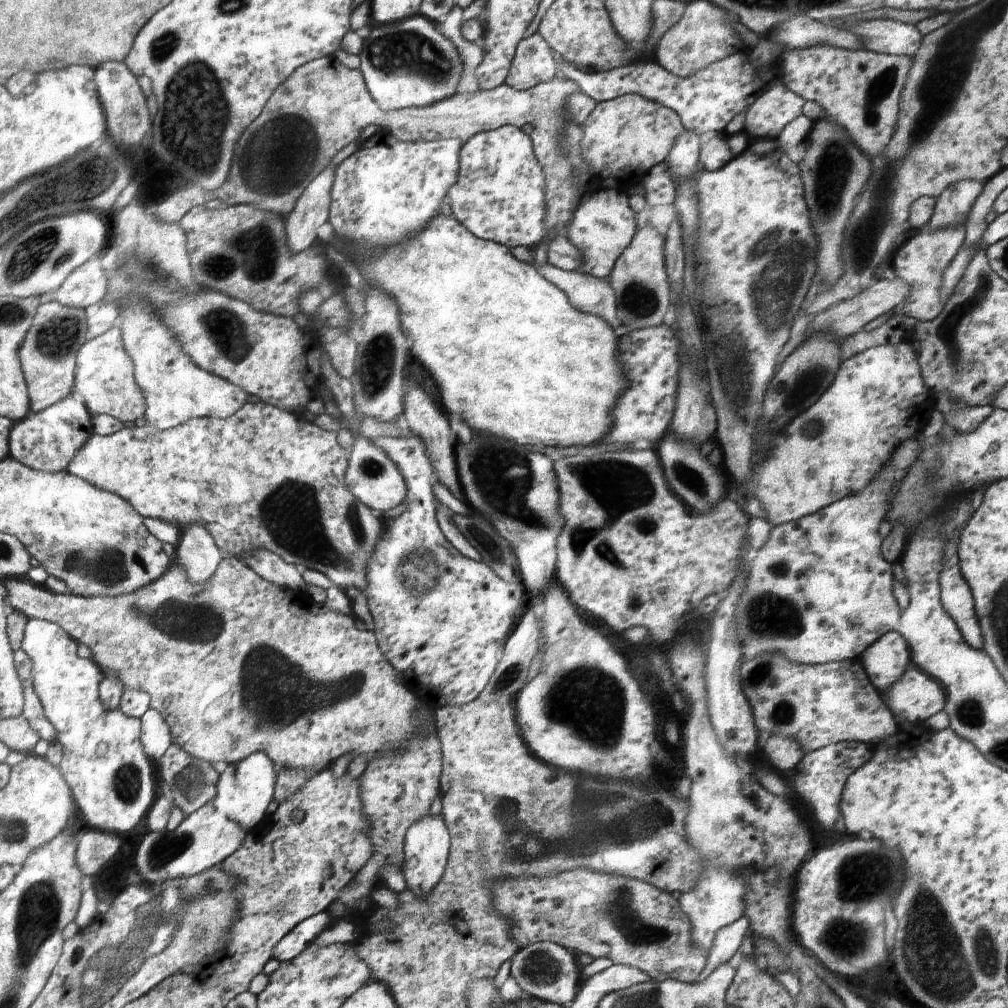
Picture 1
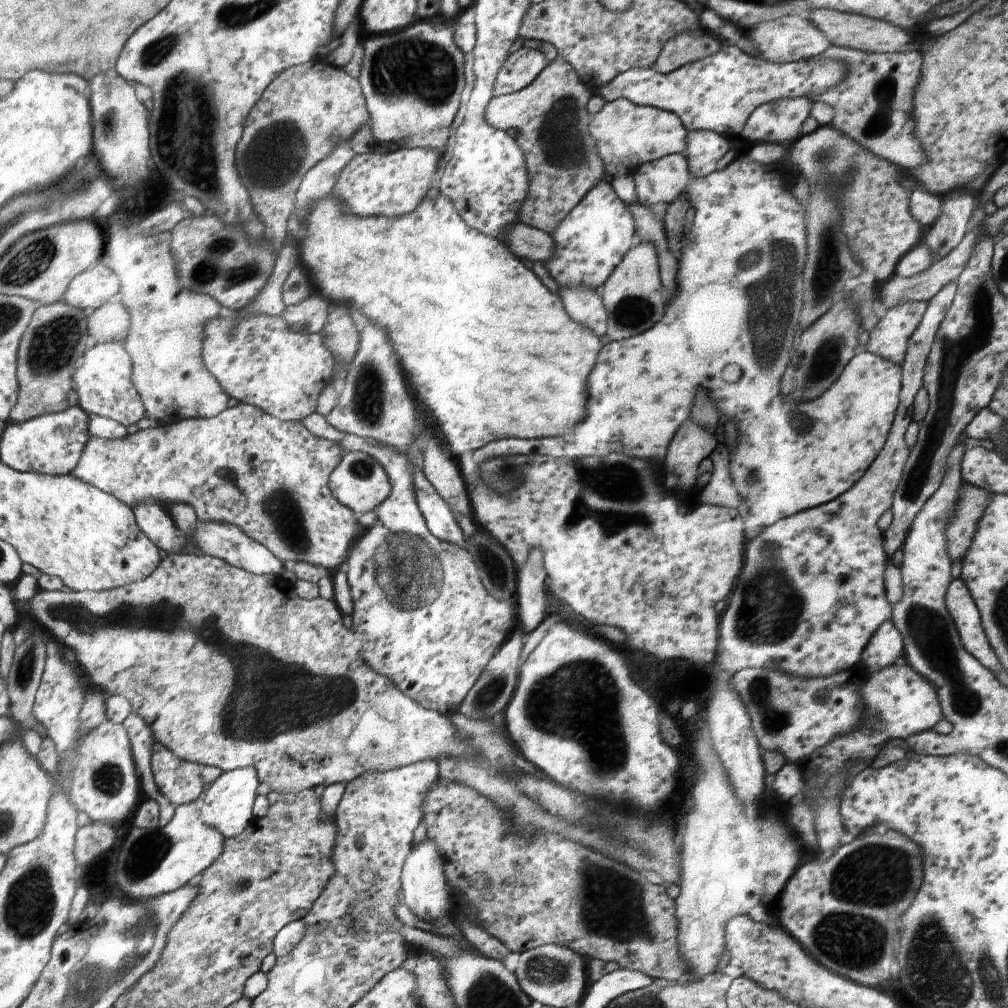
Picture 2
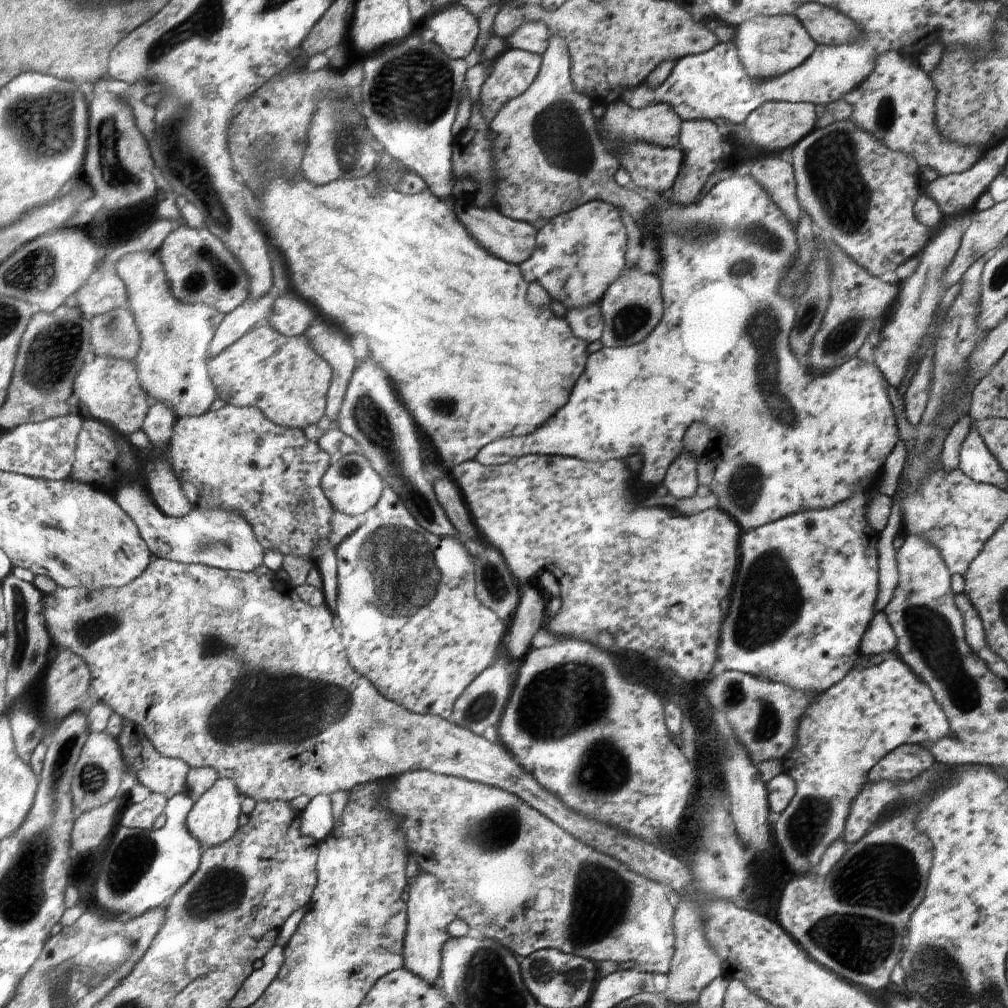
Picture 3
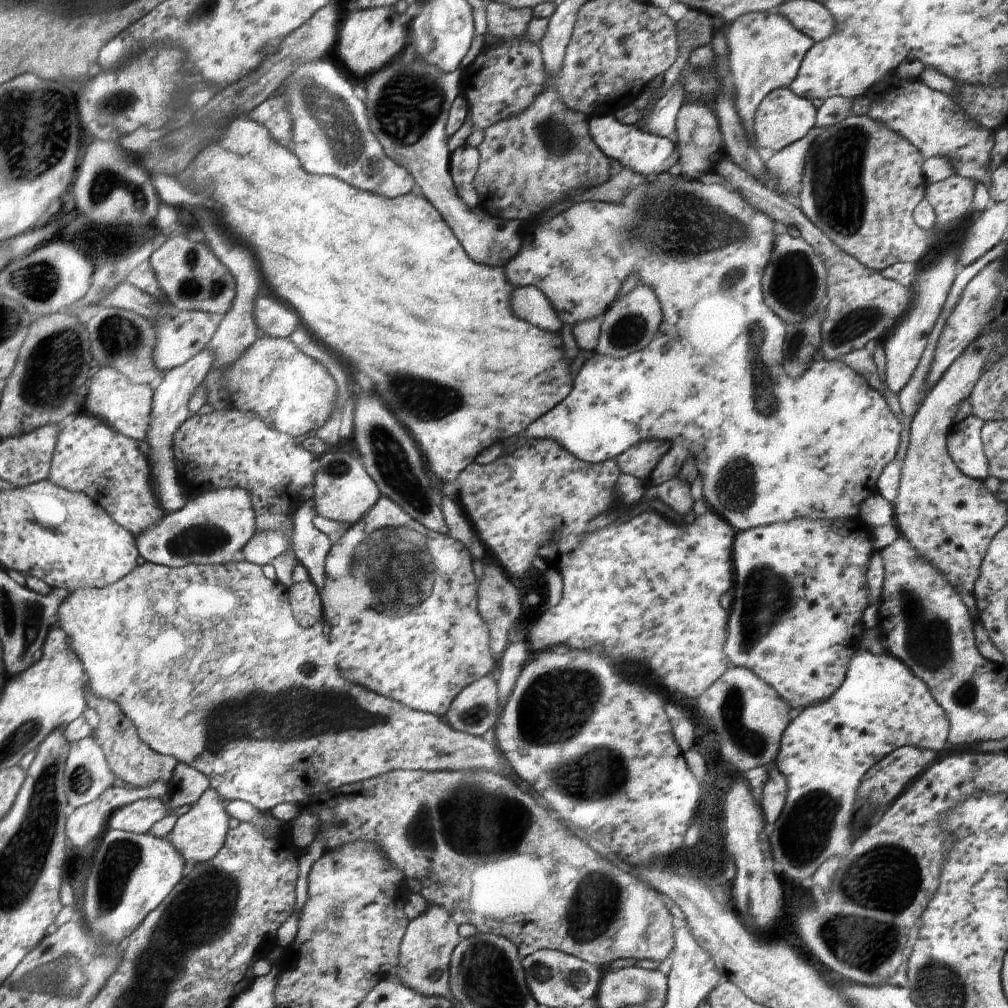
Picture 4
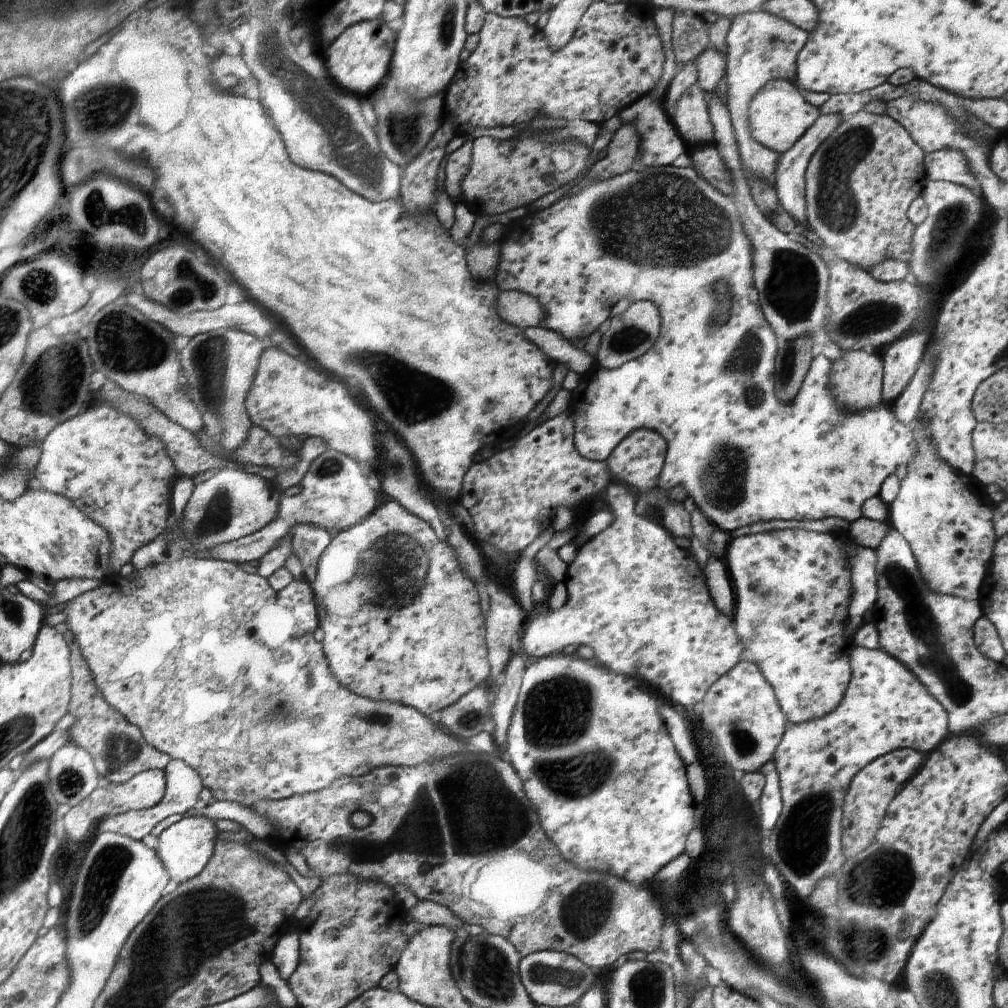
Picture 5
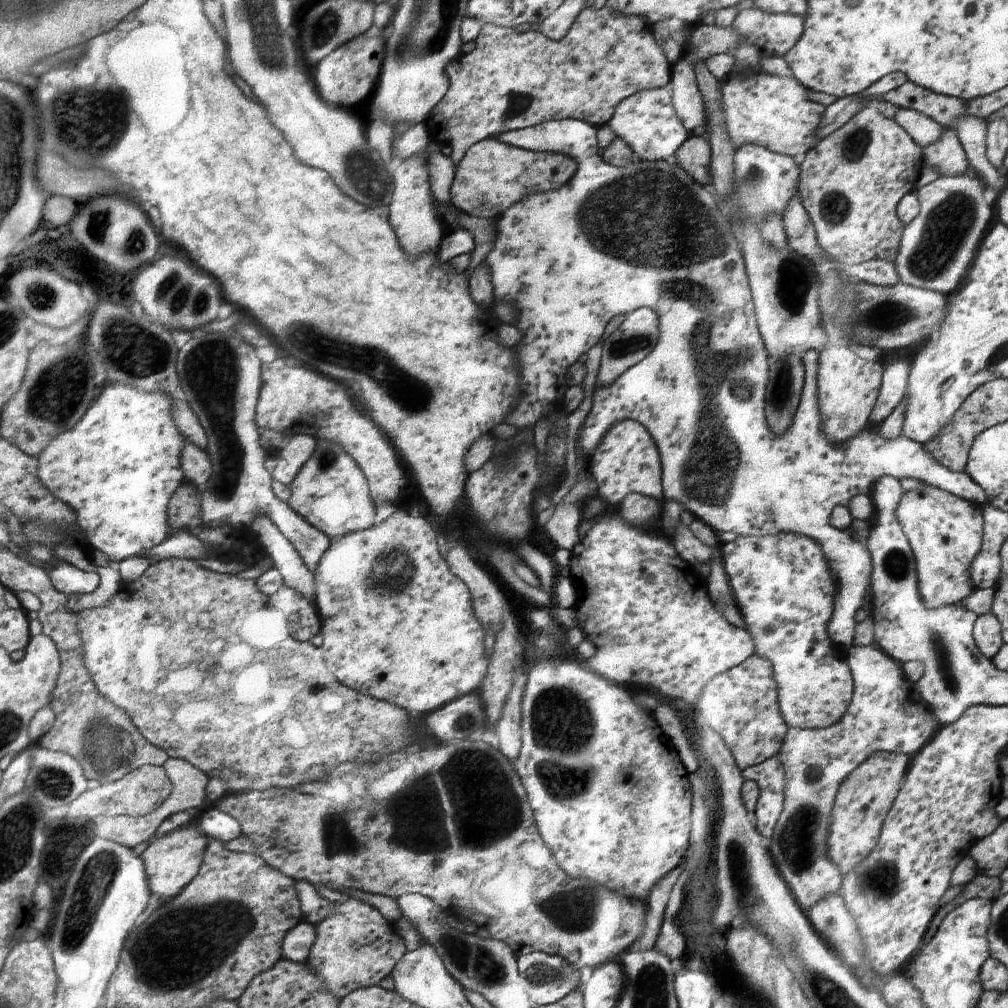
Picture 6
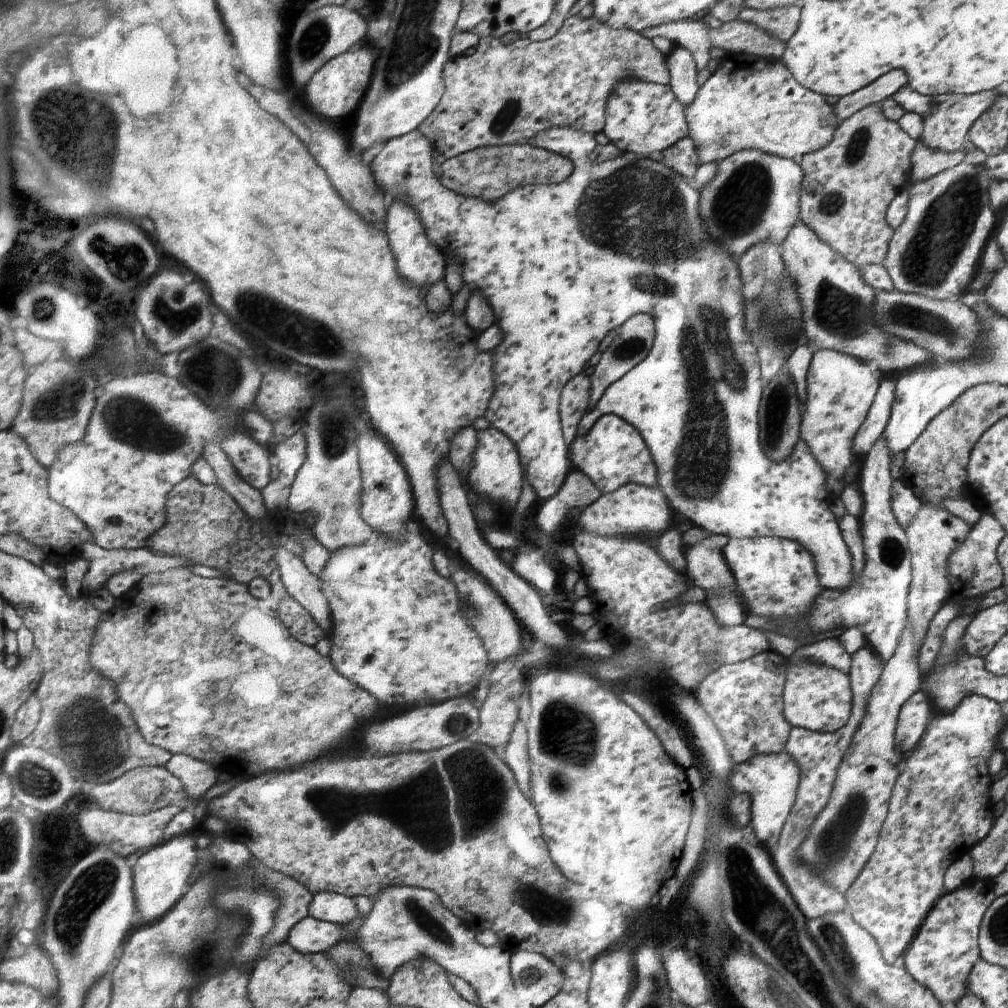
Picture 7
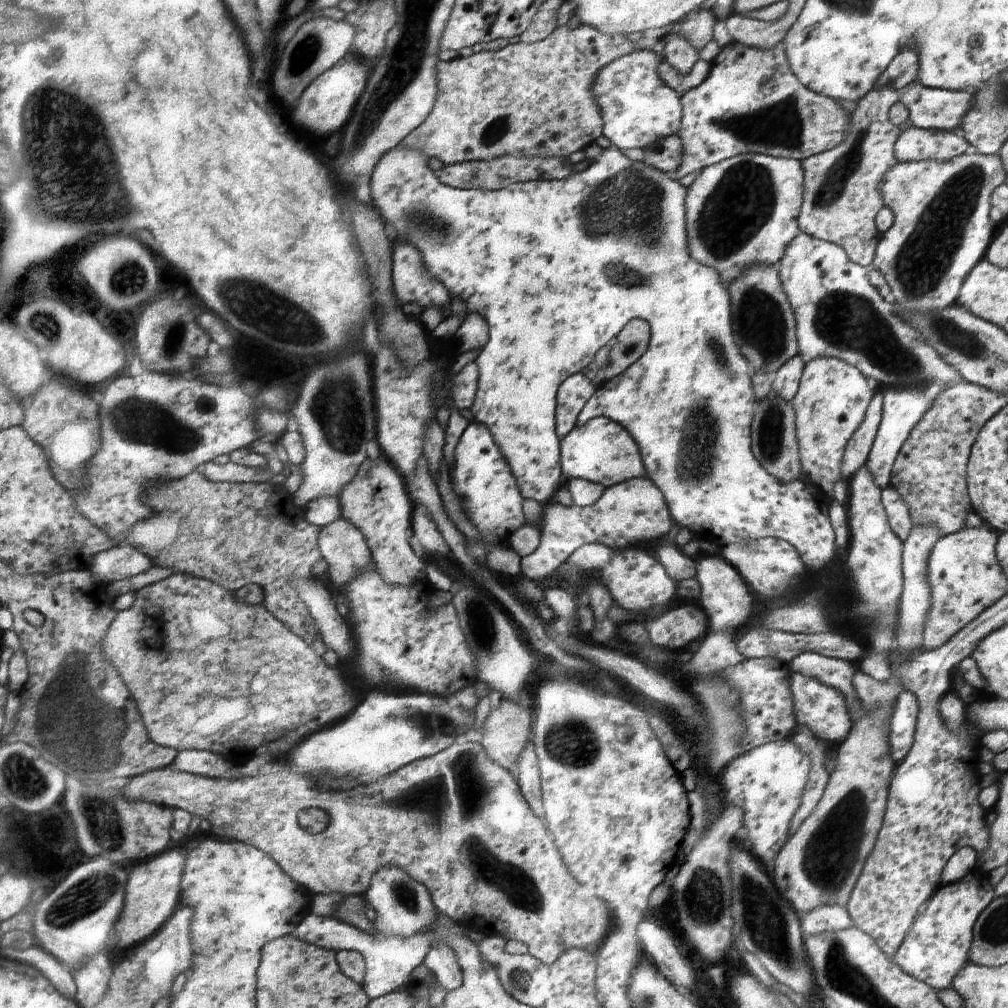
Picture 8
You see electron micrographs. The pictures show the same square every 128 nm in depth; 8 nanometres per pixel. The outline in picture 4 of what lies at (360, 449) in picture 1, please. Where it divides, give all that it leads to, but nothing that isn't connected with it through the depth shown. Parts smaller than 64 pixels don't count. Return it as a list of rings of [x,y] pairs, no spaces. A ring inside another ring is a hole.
[[[330,450],[317,459],[315,467],[316,483],[313,485],[315,493],[312,499],[316,502],[318,515],[354,525],[364,519],[372,506],[377,505],[380,486],[368,476],[369,472],[364,470],[365,466],[362,466],[358,458],[348,456],[348,452]]]

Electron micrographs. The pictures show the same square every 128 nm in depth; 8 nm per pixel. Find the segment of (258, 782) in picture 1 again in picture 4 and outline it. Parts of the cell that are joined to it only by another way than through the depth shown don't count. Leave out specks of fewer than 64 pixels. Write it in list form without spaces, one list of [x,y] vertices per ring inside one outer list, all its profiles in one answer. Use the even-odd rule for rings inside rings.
[[[211,787],[192,810],[179,818],[179,824],[171,838],[174,845],[184,854],[189,868],[198,863],[208,863],[226,847],[229,835],[234,829],[234,819],[227,810],[227,802],[222,794]]]

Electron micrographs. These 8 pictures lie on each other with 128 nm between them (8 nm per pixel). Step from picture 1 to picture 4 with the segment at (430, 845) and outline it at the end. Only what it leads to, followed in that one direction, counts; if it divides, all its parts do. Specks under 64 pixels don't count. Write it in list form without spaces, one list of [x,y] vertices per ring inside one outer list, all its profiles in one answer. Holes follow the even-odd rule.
[[[428,903],[425,912],[413,918],[406,929],[401,944],[400,966],[396,969],[409,988],[416,989],[425,996],[443,997],[456,1003],[450,988],[450,964],[452,953],[464,939],[458,934],[458,928],[449,913],[439,905]]]

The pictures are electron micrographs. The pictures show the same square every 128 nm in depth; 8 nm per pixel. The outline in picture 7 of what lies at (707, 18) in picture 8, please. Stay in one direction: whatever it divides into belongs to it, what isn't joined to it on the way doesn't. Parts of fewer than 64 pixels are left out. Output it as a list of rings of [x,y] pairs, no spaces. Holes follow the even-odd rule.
[[[702,18],[674,21],[660,26],[646,28],[641,32],[652,40],[656,36],[666,38],[675,45],[689,49],[697,62],[697,72],[702,72],[706,64],[711,64],[713,54],[710,42],[710,28]]]

